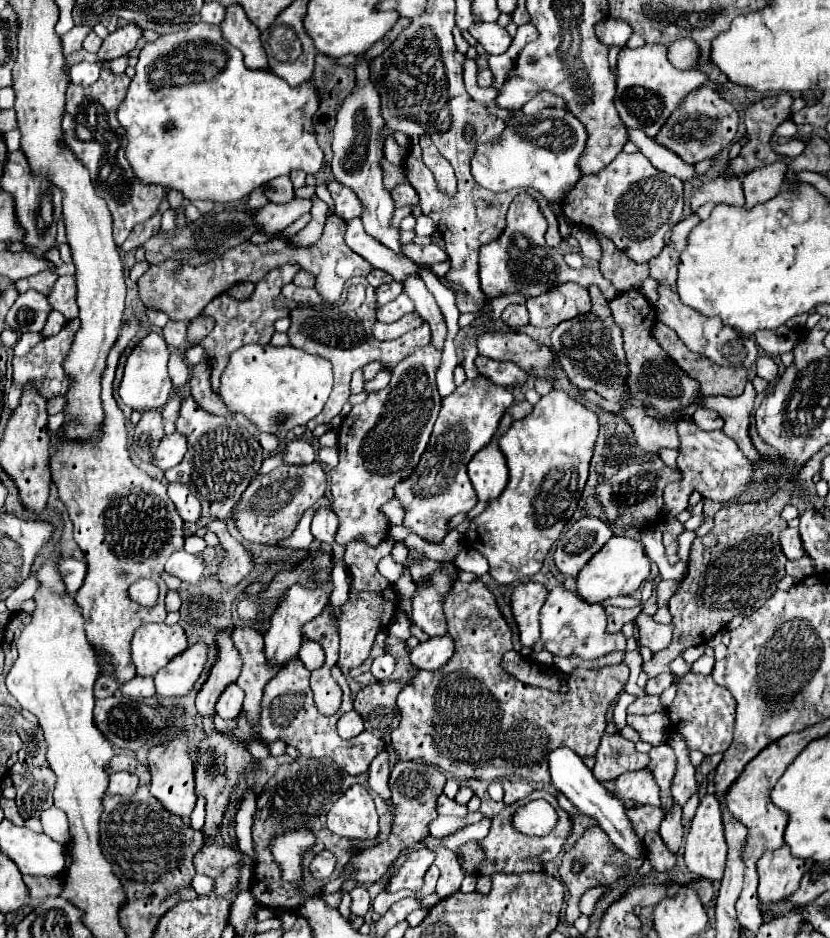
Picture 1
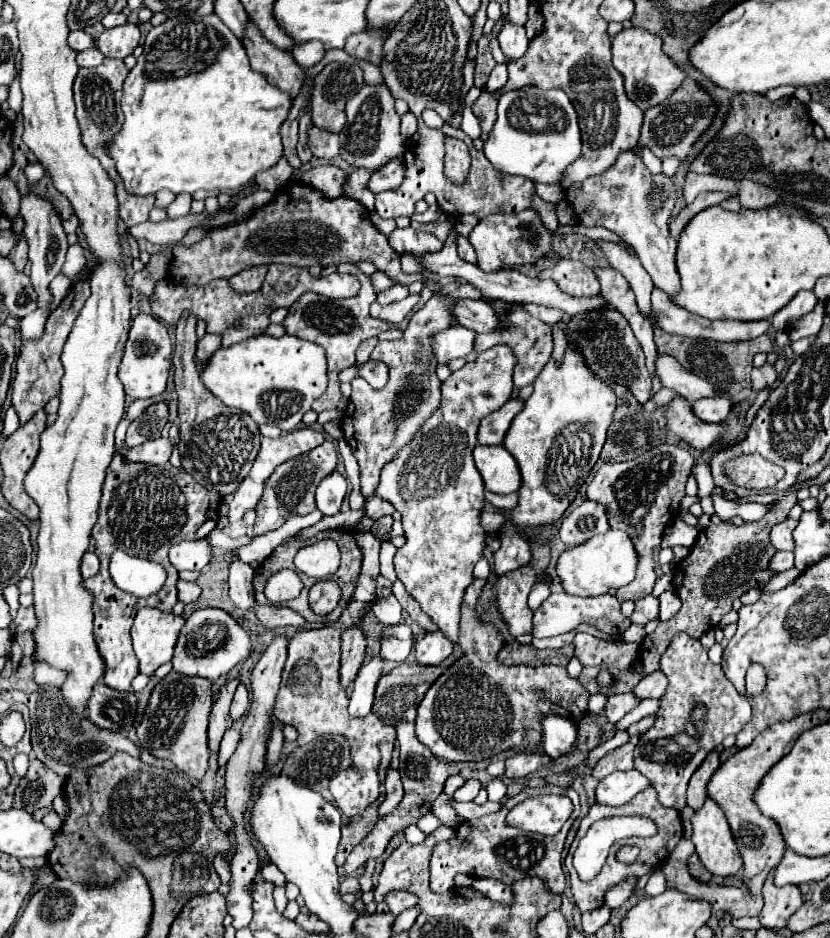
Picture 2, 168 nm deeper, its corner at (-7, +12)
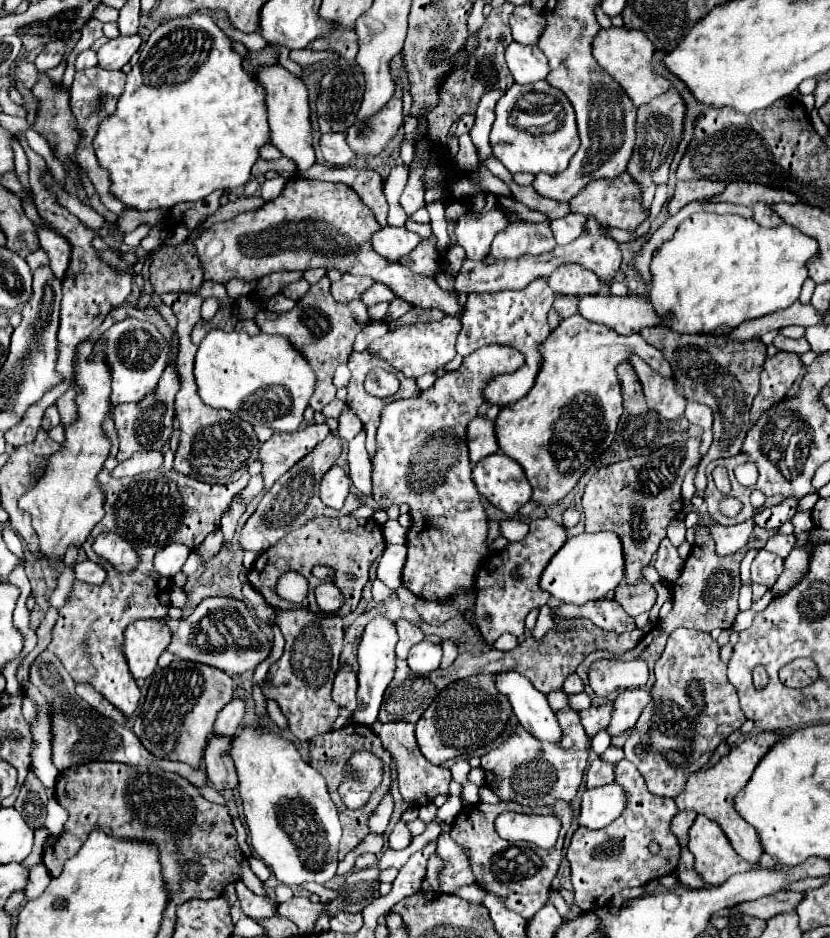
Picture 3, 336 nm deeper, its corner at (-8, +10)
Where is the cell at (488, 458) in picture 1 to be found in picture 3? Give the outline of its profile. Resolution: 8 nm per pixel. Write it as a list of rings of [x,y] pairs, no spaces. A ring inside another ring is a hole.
[[[503,453],[481,459],[473,469],[473,481],[479,493],[507,515],[515,515],[531,497],[531,485],[521,465]]]

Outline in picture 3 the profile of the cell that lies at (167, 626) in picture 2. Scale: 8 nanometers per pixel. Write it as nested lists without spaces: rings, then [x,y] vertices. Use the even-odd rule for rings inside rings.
[[[139,619],[125,631],[125,657],[135,679],[151,677],[157,659],[171,643],[171,629],[161,619]]]

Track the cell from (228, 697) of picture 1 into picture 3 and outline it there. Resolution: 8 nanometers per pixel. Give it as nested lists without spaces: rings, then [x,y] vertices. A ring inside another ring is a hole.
[[[231,699],[217,715],[213,733],[223,733],[223,735],[235,735],[241,727],[245,715],[245,703],[241,699]]]

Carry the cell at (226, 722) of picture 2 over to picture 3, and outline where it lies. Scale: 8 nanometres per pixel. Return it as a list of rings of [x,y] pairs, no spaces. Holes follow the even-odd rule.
[[[213,735],[205,749],[203,761],[205,761],[207,777],[217,791],[237,787],[237,771],[229,755],[231,743],[233,743],[233,737],[229,735]]]

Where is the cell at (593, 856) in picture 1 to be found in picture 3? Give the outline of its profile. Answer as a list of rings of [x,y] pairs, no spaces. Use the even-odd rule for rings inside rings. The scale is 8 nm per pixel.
[[[621,759],[617,763],[615,781],[625,787],[625,793],[629,795],[629,807],[625,807],[623,815],[615,819],[609,827],[579,827],[573,833],[571,845],[567,849],[575,905],[583,913],[597,911],[609,905],[611,897],[625,887],[641,887],[651,879],[659,879],[663,875],[673,873],[679,863],[679,841],[671,831],[671,821],[677,815],[675,801],[651,795],[647,791],[643,775],[627,759]],[[653,841],[659,845],[659,853],[649,851],[649,845]]]

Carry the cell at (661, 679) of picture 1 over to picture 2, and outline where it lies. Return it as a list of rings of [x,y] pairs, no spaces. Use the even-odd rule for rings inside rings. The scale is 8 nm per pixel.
[[[654,671],[648,677],[644,677],[636,687],[634,687],[634,695],[644,701],[644,699],[660,699],[664,695],[664,689],[668,685],[668,679],[664,677],[664,673]]]

